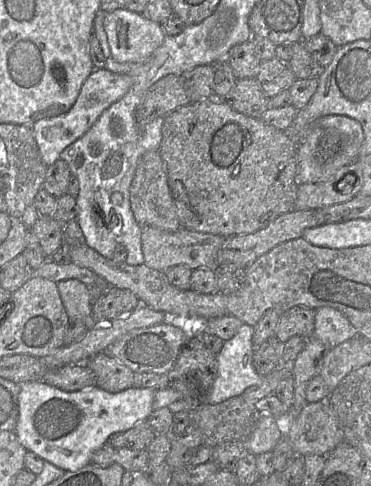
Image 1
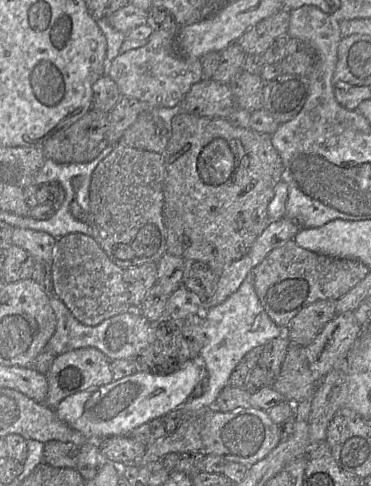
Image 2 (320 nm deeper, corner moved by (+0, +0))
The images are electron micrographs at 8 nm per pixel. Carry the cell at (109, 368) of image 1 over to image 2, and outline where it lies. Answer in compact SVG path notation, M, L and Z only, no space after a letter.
M93 347L59 354L46 376L48 379L48 395L45 403L51 408L56 408L63 399L70 395L92 387L107 385L114 381L112 361L103 352Z

